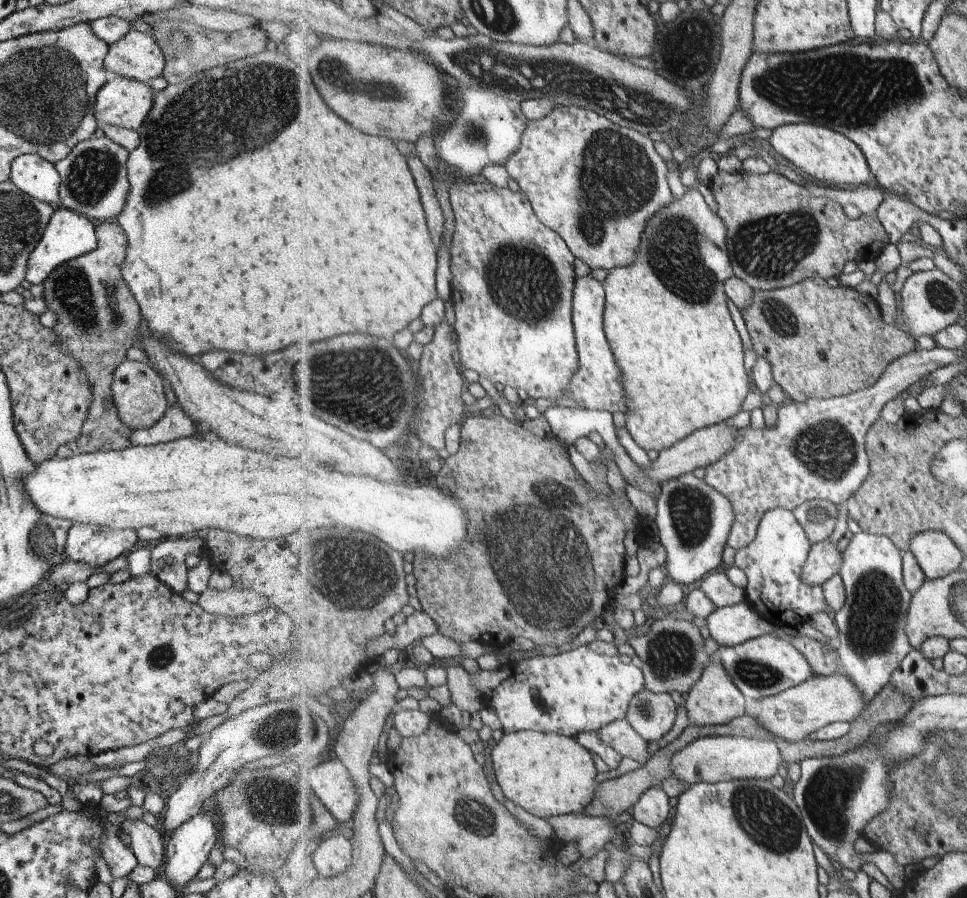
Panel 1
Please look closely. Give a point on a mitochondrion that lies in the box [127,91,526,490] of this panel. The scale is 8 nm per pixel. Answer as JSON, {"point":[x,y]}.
{"point":[385,392]}

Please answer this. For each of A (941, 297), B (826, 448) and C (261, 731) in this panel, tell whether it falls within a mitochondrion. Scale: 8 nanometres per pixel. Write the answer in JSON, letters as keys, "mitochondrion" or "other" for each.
{"A":"mitochondrion","B":"mitochondrion","C":"mitochondrion"}

